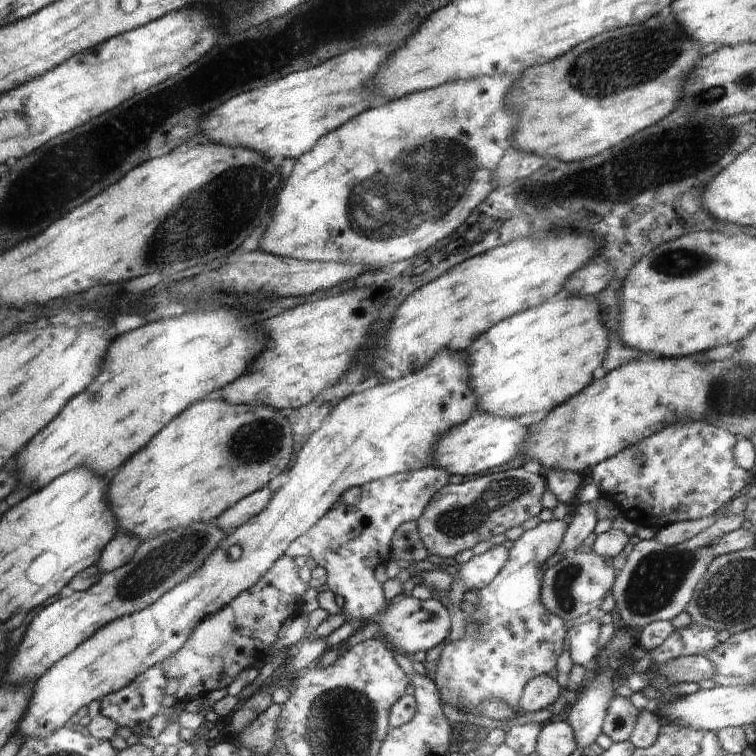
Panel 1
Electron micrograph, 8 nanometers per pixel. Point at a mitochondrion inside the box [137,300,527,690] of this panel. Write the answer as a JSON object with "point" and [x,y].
{"point":[259,440]}

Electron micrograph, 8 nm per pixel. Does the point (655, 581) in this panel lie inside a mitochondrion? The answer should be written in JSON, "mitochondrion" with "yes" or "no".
{"mitochondrion":"yes"}

